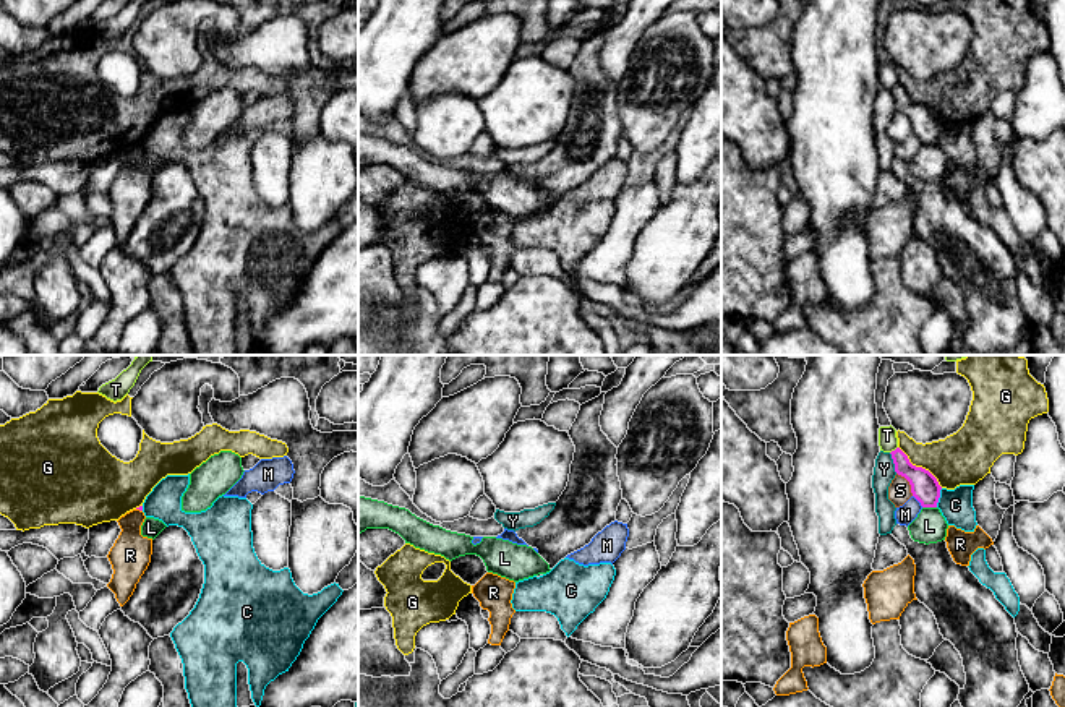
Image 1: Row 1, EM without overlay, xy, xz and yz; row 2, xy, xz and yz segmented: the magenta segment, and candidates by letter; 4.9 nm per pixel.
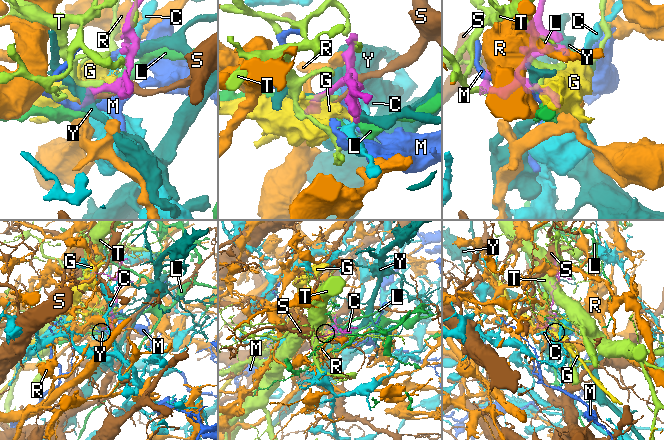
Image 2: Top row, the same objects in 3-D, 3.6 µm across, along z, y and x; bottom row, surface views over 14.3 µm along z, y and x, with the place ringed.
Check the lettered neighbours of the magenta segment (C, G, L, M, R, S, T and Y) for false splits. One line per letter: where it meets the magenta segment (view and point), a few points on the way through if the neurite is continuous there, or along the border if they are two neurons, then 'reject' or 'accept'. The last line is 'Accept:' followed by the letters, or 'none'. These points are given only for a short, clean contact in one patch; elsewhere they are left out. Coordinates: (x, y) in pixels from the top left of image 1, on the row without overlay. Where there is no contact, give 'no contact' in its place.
C: yz (937, 135) | reject
G: yz (919, 104) | along yz (898, 83), (913, 101), (924, 104), (942, 124) | reject
L: yz (929, 143) | along yz (923, 143), (936, 145) | reject
M: yz (918, 137) | along yz (913, 132), (923, 143) | reject
R: xy (140, 146) | along xy (136, 145), (141, 148) | reject
S: yz (910, 120) | along yz (897, 109), (908, 119), (913, 132) | reject
T: yz (895, 86) | along yz (897, 83), (890, 89) | reject
Y: yz (893, 99) | reject
Accept: none

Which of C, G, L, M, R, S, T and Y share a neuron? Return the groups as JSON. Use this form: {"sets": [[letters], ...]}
{"sets": [["C"], ["G"], ["L"], ["M"], ["R"], ["S"], ["T"], ["Y"]]}

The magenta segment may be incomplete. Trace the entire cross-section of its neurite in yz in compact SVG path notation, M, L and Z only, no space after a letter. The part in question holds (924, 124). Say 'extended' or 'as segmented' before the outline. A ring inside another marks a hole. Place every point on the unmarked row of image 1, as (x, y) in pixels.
as segmented; M900 84L890 91L895 101L895 109L909 118L911 130L921 143L937 144L942 126L937 115L929 107L913 102Z

